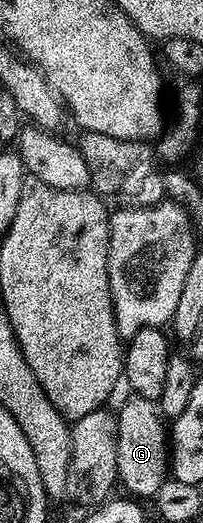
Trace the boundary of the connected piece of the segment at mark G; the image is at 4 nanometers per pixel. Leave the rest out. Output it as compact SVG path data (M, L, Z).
M127 397L127 402L116 410L118 439L116 440L116 468L118 482L126 485L135 499L153 499L160 484L168 477L168 426L153 398Z

